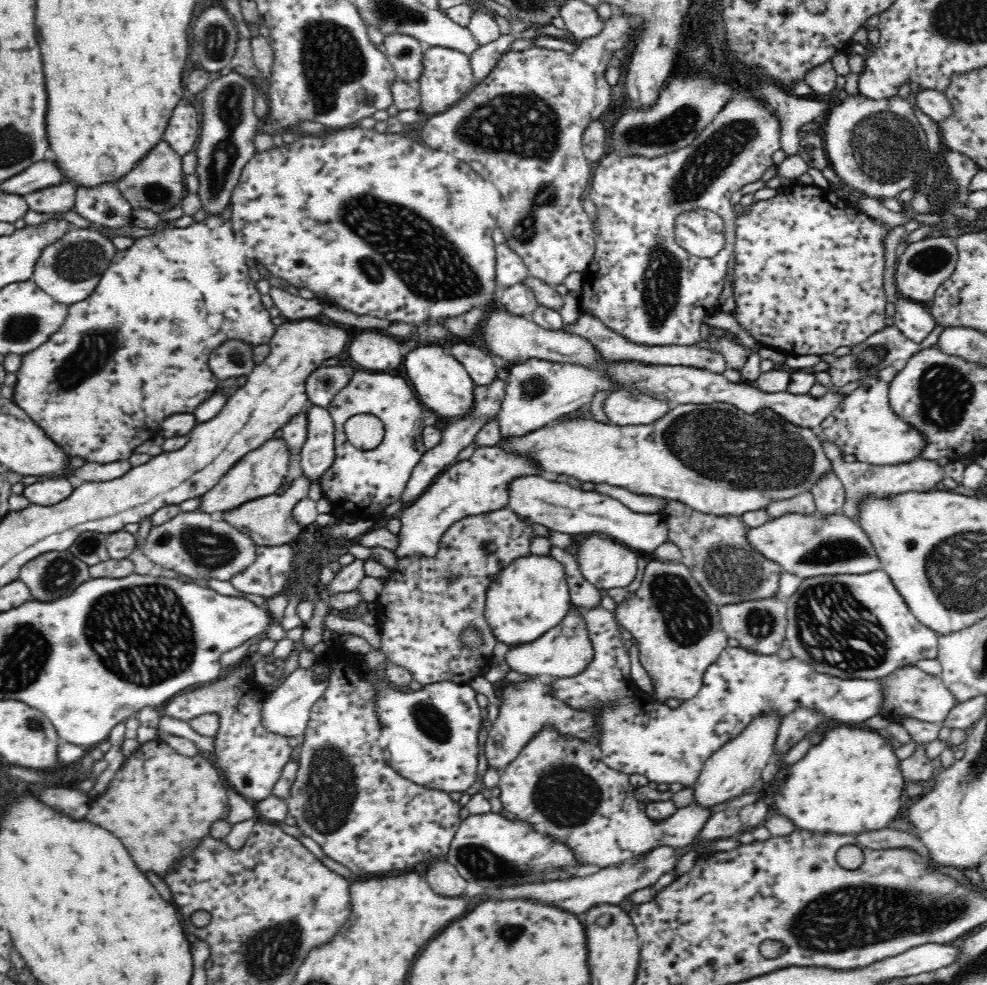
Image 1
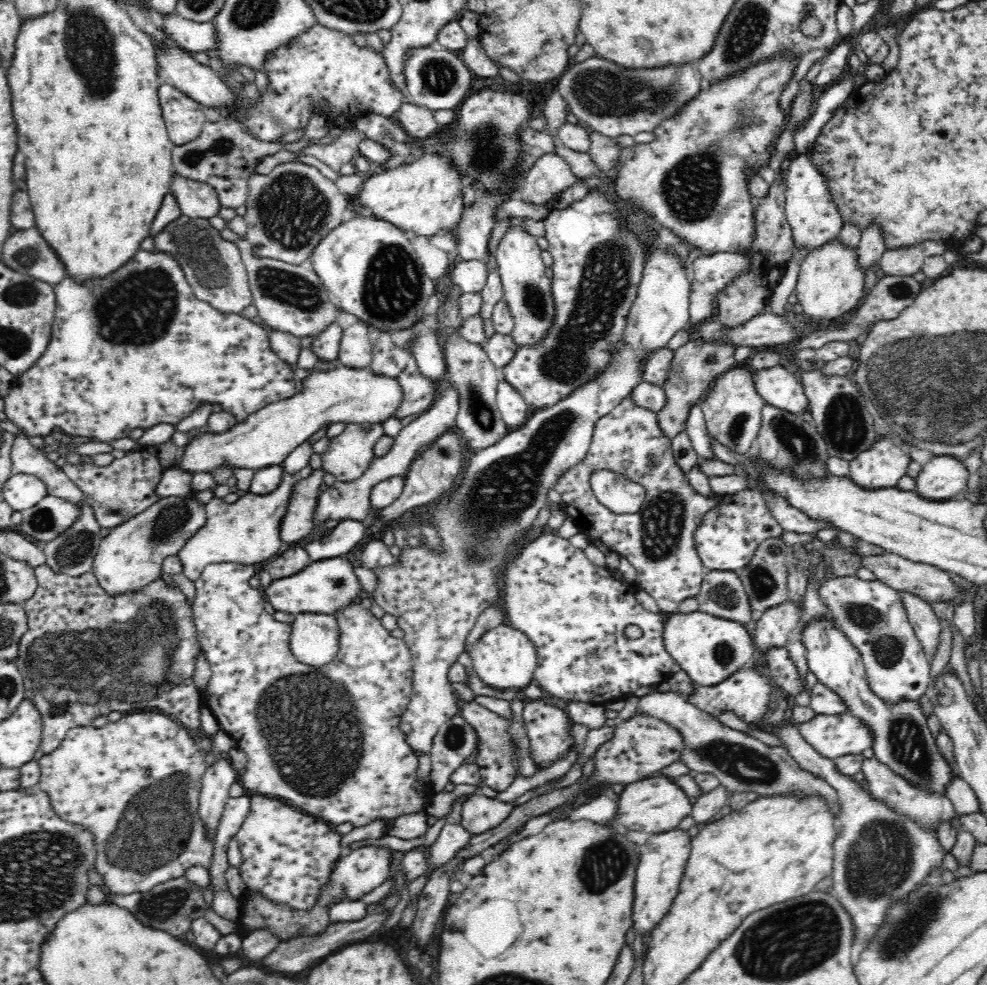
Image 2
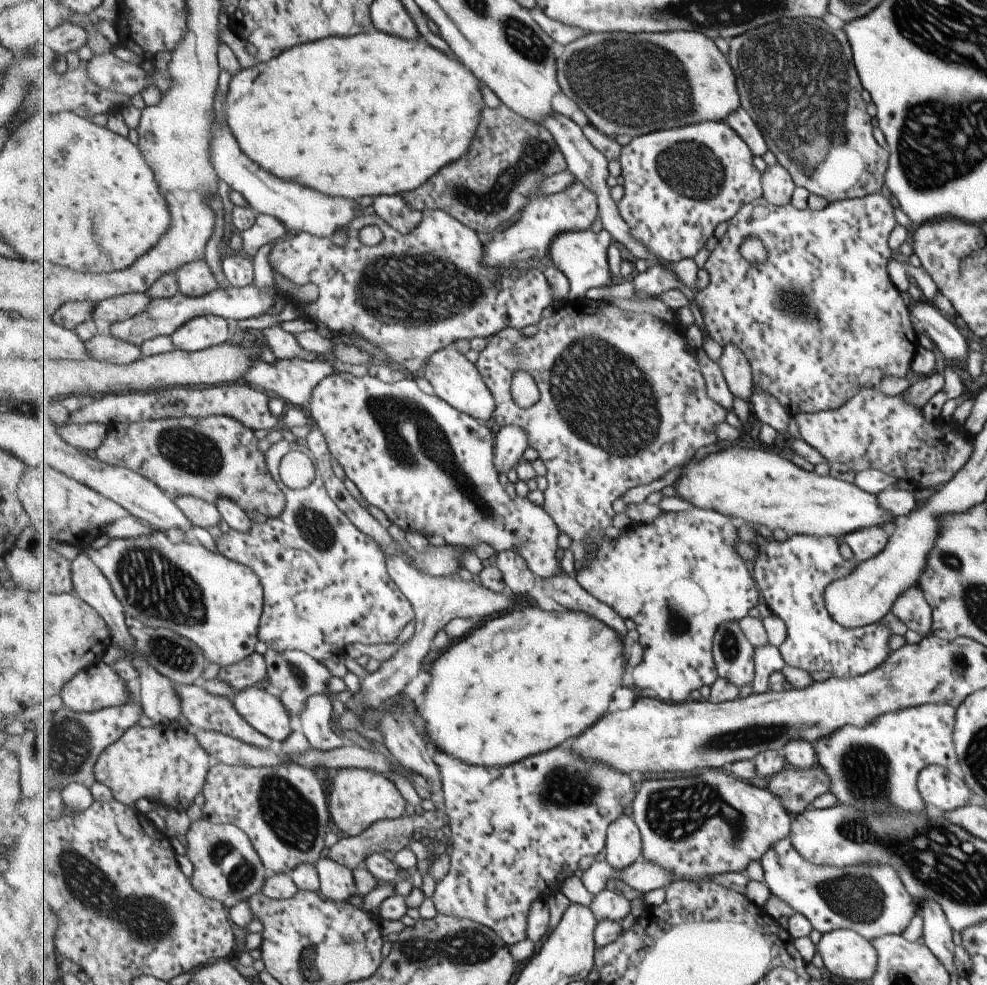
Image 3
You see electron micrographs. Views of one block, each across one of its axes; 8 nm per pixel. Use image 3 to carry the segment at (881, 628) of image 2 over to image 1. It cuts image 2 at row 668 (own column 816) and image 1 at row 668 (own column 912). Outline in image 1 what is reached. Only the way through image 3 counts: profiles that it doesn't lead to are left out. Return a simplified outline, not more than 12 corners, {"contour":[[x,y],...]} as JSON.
{"contour":[[914,665],[882,679],[881,714],[943,722],[958,703]]}

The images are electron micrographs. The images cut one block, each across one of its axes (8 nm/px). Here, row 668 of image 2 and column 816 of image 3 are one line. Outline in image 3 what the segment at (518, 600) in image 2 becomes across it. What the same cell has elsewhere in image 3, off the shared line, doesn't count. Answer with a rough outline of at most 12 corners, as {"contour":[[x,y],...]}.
{"contour":[[832,536],[766,539],[753,576],[788,626],[786,664],[862,675],[890,653],[880,622],[838,625],[825,587],[857,566]]}

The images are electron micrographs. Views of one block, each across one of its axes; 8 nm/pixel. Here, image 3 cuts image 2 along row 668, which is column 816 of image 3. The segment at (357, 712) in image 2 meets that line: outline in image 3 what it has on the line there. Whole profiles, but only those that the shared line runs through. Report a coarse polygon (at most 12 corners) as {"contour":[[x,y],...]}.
{"contour":[[880,193],[763,196],[699,317],[794,418],[907,376]]}

